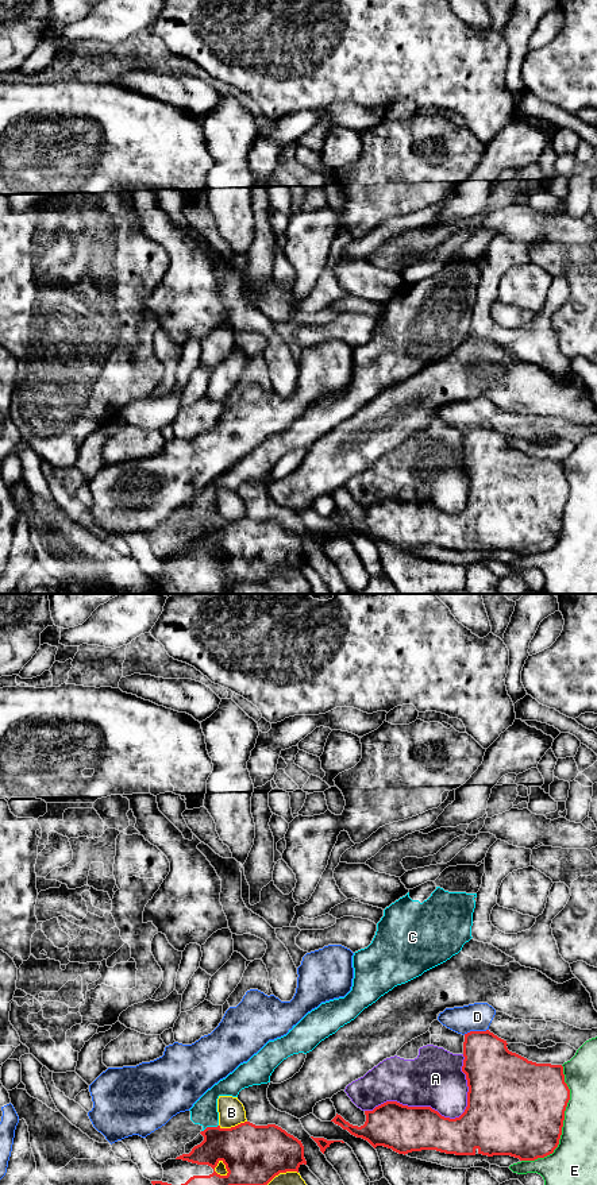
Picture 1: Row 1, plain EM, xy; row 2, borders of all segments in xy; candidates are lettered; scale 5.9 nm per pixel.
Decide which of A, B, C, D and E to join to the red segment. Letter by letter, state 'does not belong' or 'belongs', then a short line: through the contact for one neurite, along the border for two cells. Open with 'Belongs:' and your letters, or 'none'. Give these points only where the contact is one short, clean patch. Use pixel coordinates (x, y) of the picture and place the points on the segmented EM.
Belongs: none
A: does not belong
B: does not belong
C: does not belong
D: does not belong; line xy (488, 1029), (463, 1034)
E: does not belong

